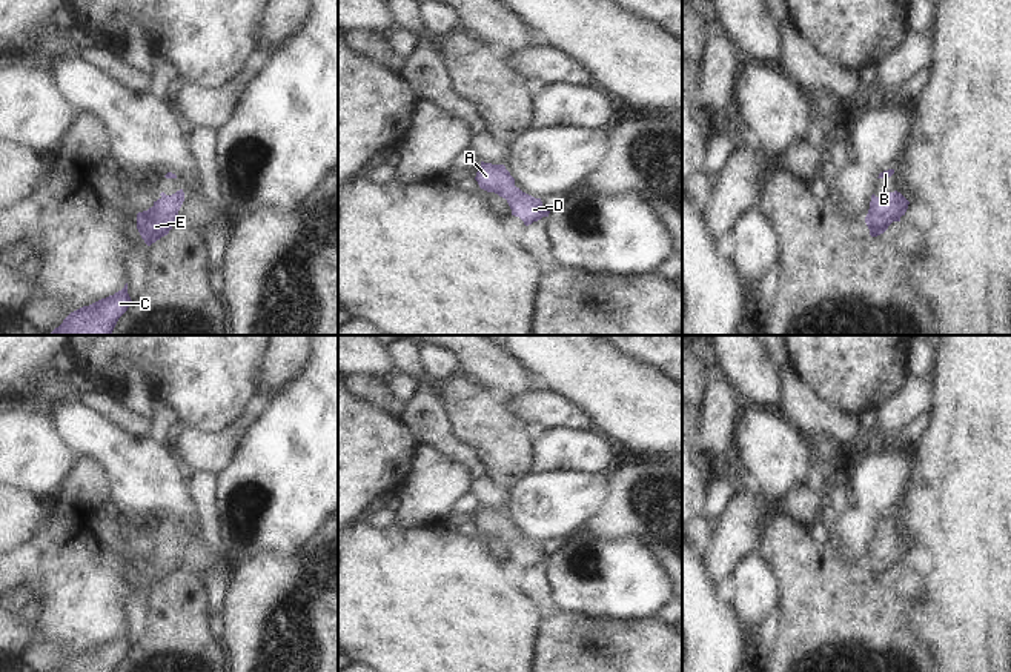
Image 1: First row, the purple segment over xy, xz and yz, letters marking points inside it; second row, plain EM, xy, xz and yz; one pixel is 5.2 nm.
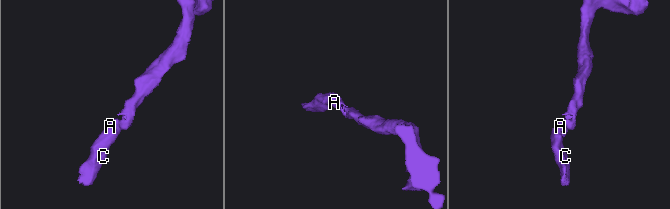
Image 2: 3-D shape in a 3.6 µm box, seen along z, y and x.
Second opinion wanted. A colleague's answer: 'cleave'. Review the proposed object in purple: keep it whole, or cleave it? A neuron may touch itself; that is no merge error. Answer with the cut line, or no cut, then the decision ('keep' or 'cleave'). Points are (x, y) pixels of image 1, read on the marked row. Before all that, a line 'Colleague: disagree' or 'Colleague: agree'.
Colleague: disagree
no cut | keep

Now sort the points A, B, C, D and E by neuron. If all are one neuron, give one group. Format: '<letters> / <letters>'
A B C D E

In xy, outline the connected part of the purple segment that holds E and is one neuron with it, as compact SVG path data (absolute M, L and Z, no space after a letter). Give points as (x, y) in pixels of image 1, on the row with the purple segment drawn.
M183 189L172 195L160 194L148 211L137 214L137 229L148 246L167 235L174 223L178 221L178 211L184 201Z

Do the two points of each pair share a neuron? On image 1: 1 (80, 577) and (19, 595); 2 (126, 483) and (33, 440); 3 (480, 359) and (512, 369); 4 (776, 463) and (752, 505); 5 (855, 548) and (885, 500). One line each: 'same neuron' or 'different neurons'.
1: different neurons
2: different neurons
3: same neuron
4: different neurons
5: same neuron

